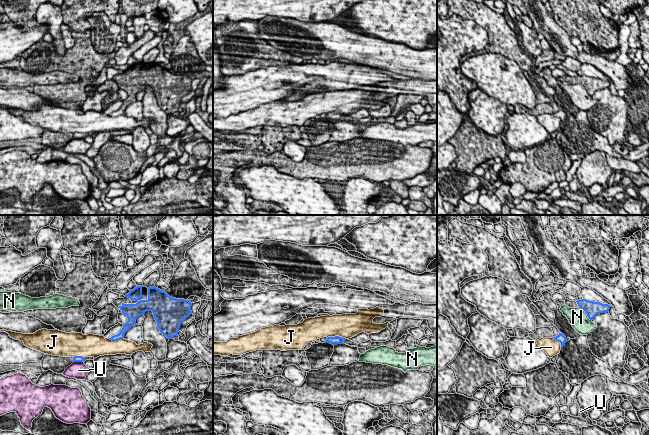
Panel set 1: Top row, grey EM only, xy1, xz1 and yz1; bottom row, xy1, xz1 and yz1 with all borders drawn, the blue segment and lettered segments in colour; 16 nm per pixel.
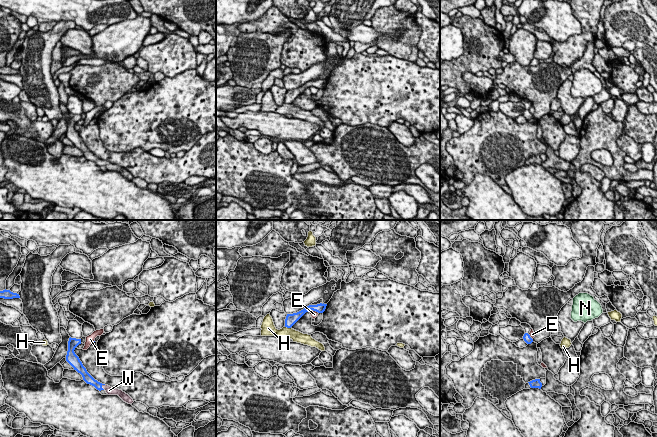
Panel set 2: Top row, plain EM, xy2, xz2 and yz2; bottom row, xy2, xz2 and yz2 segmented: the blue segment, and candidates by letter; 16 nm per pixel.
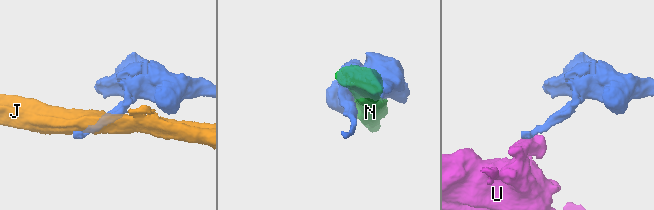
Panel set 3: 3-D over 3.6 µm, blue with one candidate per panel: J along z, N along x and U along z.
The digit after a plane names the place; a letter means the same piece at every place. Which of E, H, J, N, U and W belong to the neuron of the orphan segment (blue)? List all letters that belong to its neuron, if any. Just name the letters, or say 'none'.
W

